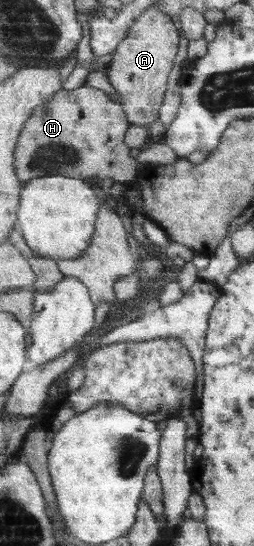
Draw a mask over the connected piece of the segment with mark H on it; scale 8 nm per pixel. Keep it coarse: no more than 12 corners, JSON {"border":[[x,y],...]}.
{"border":[[87,85],[40,104],[23,184],[138,178],[124,105]]}

